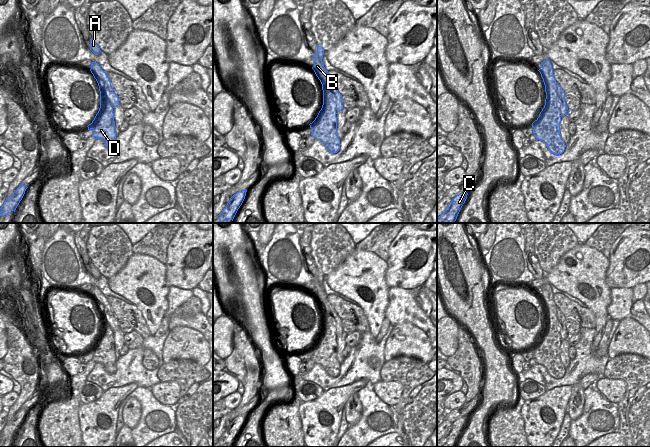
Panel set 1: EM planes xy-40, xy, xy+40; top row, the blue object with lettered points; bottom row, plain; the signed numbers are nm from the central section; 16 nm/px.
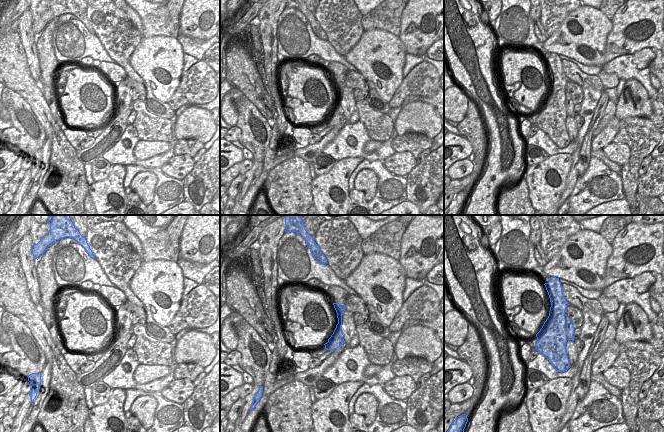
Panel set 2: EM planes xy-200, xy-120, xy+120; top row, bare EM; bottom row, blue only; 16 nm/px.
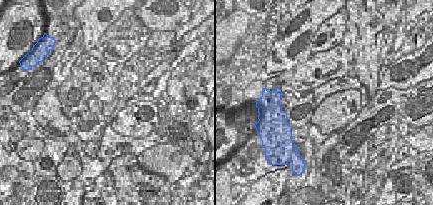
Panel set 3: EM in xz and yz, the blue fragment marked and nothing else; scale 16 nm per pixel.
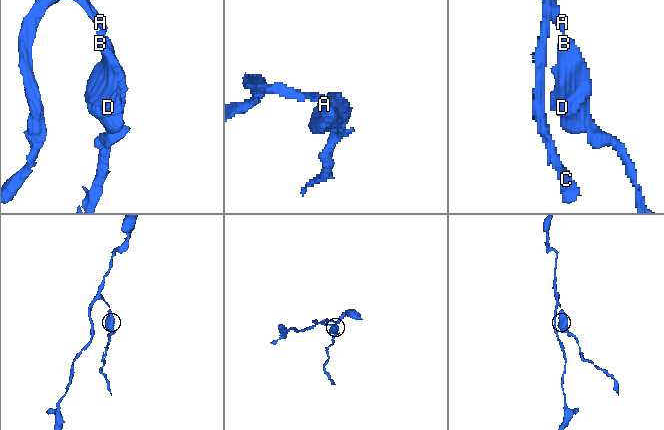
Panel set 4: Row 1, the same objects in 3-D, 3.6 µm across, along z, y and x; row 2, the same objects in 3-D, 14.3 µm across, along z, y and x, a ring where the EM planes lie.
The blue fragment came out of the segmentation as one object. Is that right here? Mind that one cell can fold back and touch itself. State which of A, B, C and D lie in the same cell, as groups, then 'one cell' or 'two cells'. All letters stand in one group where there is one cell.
A C D / B | two cells

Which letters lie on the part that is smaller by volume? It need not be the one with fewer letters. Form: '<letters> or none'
B

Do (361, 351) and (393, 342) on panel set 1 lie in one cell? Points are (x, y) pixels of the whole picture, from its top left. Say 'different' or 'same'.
different

